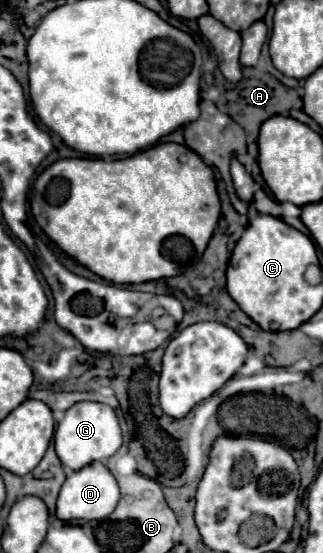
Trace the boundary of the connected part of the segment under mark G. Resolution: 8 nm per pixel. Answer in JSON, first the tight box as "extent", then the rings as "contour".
{"extent":[54,401,122,471],"contour":[[[84,401],[84,403],[72,405],[66,411],[64,419],[58,423],[54,433],[56,455],[66,471],[78,471],[90,465],[92,461],[106,461],[120,449],[120,445],[122,445],[122,433],[120,433],[118,417],[114,409],[104,403]]]}

